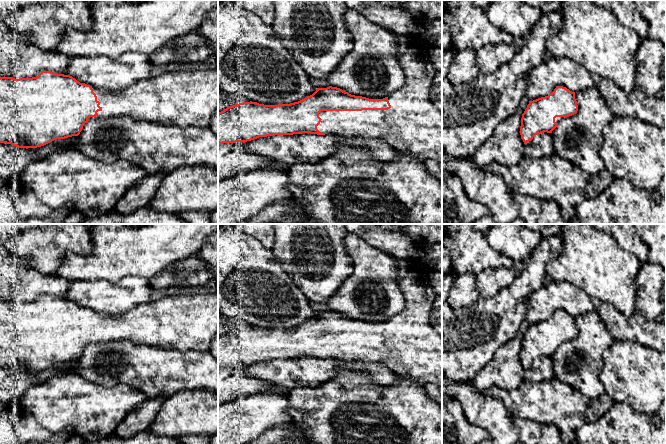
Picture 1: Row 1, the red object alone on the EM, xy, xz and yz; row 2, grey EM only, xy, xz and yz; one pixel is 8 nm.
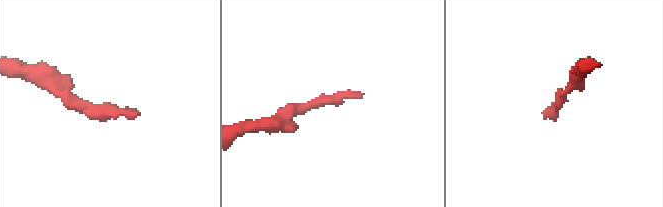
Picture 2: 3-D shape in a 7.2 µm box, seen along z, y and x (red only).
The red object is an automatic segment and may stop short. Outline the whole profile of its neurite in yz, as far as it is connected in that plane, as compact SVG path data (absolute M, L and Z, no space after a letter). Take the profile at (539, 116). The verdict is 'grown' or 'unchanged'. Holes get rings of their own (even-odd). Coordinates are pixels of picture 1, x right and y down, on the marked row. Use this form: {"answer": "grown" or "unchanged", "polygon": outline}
{"answer": "grown", "polygon": "M557 86L548 96L529 101L521 118L521 139L526 144L537 134L552 133L560 121L577 111L575 92Z"}

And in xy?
{"answer": "grown", "polygon": "M218 67L212 70L178 70L162 73L157 76L150 76L147 79L141 79L133 83L130 87L119 91L108 91L104 89L97 89L85 83L80 83L70 75L56 74L51 71L42 71L38 76L32 78L0 77L0 143L11 144L18 148L37 148L44 146L56 139L65 139L72 136L78 136L83 129L85 123L89 120L96 119L112 119L130 117L138 120L144 120L153 123L160 123L164 125L175 125L179 127L203 127L208 128L211 118L218 108Z"}

